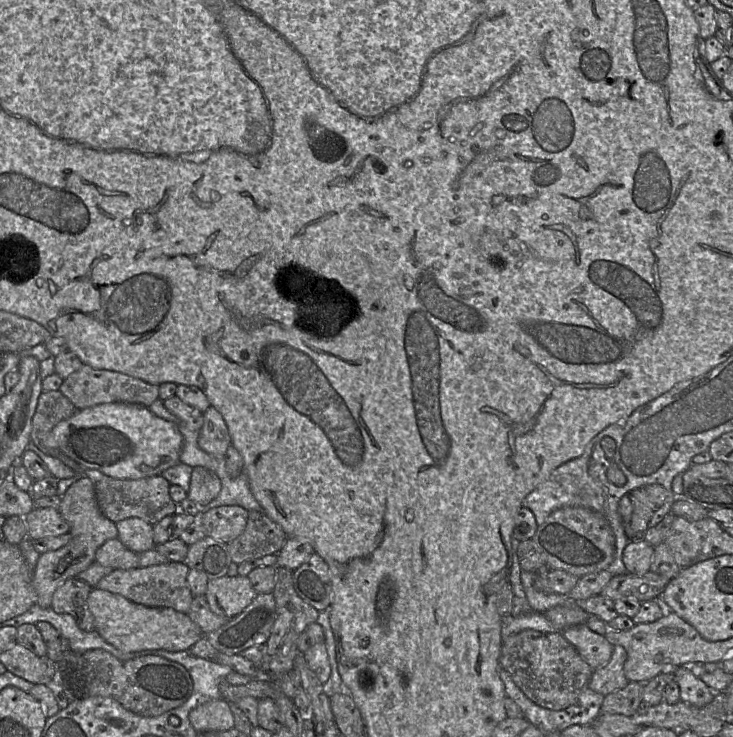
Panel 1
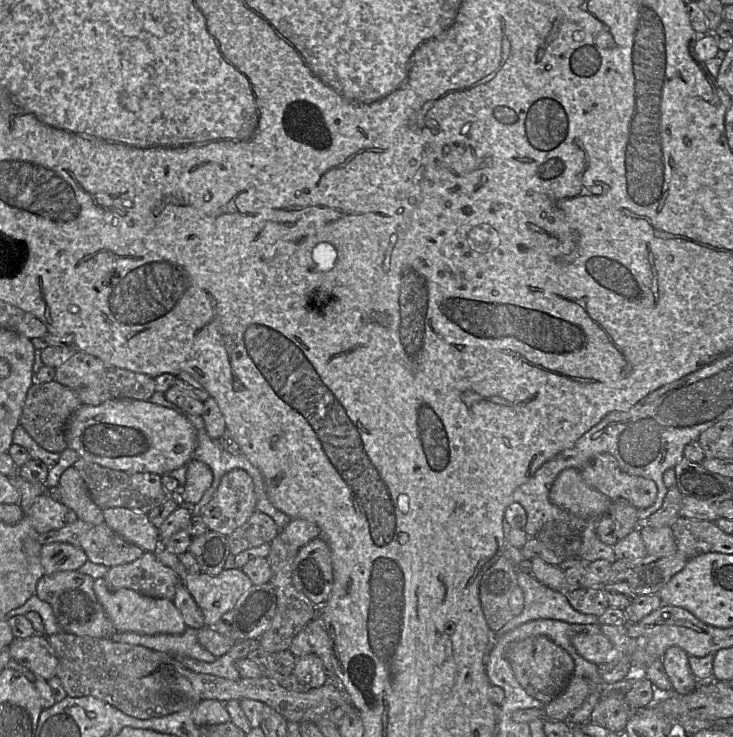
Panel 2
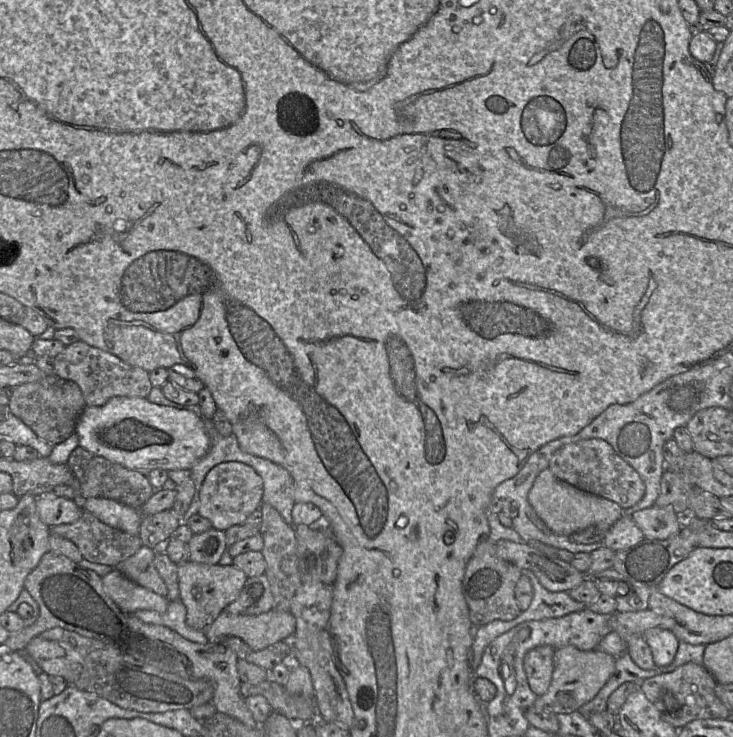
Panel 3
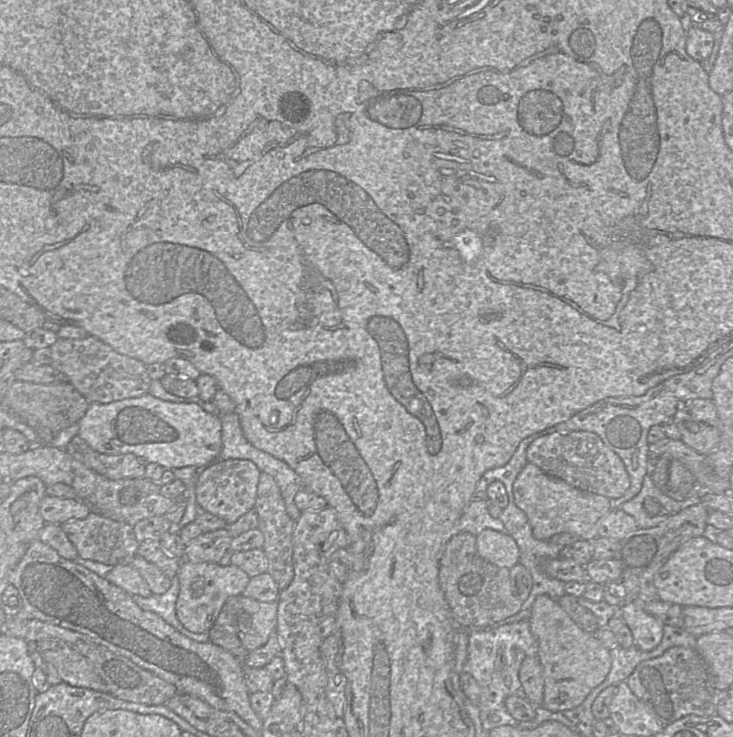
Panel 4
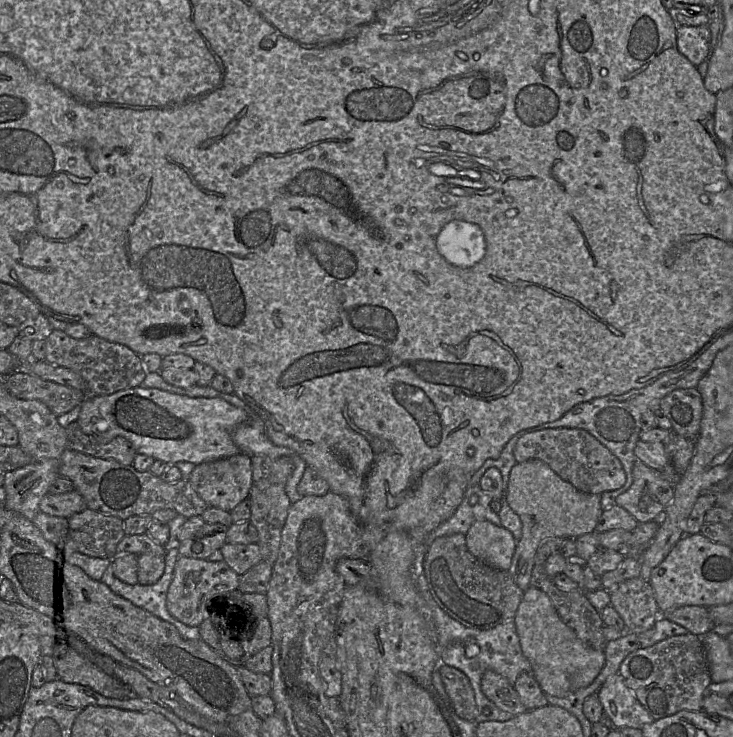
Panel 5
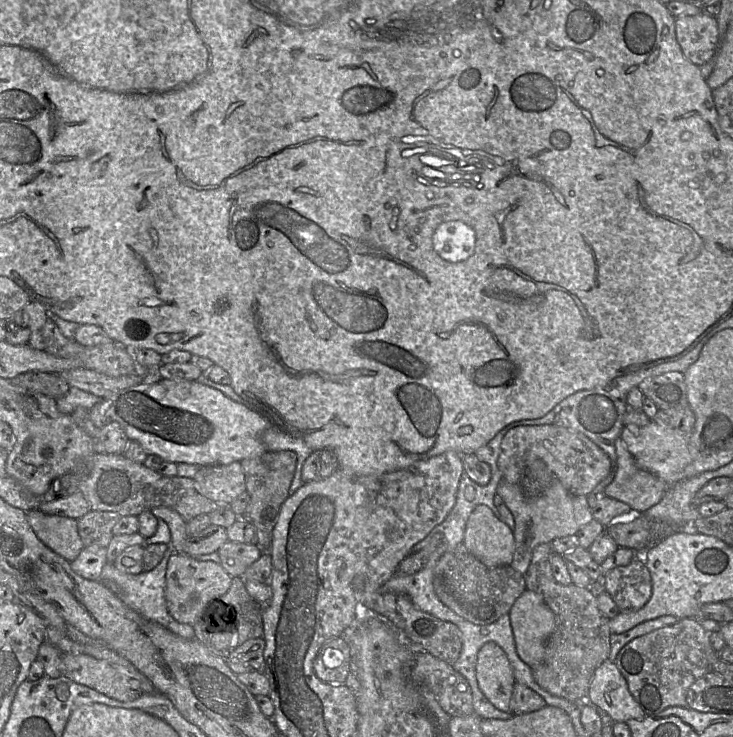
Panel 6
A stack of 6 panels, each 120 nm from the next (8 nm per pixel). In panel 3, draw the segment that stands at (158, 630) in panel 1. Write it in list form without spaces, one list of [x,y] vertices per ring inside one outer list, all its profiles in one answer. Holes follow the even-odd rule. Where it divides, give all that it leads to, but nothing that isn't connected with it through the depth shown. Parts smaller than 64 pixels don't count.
[[[115,568],[102,577],[102,583],[106,594],[124,613],[135,614],[144,610],[158,613],[167,611],[170,601],[166,597],[136,584]]]

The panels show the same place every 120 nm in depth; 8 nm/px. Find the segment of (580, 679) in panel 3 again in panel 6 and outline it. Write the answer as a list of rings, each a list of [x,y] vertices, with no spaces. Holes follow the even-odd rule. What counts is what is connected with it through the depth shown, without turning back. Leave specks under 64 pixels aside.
[[[525,589],[509,611],[516,652],[531,668],[540,664],[555,618],[538,593]]]

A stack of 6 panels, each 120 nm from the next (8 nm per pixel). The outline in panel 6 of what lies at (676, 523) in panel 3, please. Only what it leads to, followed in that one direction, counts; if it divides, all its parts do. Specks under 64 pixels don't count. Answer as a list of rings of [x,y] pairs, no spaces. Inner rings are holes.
[[[621,437],[615,441],[617,467],[605,494],[630,506],[633,514],[643,515],[663,498],[668,485],[654,474],[639,468]]]

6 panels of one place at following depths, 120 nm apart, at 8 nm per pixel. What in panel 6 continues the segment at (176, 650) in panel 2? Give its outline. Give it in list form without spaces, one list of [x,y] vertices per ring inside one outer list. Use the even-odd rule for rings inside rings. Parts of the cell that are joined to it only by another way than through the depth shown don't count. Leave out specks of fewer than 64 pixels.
[[[169,547],[161,562],[151,571],[140,574],[126,574],[115,568],[114,563],[107,563],[102,570],[100,581],[113,582],[118,588],[118,595],[126,606],[139,613],[144,619],[155,622],[174,634],[190,639],[195,638],[194,626],[176,621],[166,606],[166,569],[170,555],[174,551]]]

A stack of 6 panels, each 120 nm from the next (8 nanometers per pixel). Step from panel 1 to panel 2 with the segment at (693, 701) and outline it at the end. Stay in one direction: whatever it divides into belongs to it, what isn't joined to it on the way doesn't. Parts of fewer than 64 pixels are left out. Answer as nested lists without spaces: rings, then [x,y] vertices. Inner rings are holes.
[[[678,646],[669,647],[664,653],[662,664],[672,684],[672,690],[677,694],[689,694],[699,684],[690,669],[689,655]]]

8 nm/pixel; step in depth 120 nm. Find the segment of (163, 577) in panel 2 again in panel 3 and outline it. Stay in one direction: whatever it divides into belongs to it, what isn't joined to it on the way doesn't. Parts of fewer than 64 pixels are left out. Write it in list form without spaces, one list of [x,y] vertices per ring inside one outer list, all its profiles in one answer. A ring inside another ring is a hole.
[[[142,546],[136,554],[119,563],[115,569],[136,584],[166,597],[168,588],[155,565],[156,550]]]

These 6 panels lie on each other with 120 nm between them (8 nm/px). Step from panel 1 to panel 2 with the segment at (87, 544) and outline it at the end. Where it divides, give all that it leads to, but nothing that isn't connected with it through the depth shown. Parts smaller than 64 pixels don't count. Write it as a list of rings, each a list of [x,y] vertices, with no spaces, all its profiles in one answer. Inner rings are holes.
[[[73,466],[67,468],[59,480],[61,502],[72,509],[79,520],[99,525],[105,522],[103,510],[91,499],[87,485],[79,471]],[[51,543],[42,545],[40,560],[44,575],[59,571],[76,571],[88,561],[83,549],[69,543]]]

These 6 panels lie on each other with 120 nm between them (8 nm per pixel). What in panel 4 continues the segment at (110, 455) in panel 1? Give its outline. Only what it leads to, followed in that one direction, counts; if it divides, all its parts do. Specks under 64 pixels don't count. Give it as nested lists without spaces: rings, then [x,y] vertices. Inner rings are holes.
[[[146,393],[107,404],[91,403],[79,423],[79,436],[95,451],[106,455],[132,453],[144,464],[157,463],[165,469],[201,467],[217,461],[222,450],[222,422],[219,414],[210,414],[195,403],[170,402]]]

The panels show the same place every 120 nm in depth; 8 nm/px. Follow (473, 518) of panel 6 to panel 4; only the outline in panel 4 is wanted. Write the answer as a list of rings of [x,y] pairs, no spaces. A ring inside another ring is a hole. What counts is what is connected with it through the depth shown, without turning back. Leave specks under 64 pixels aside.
[[[484,529],[476,536],[476,548],[484,560],[499,568],[511,569],[519,563],[518,545],[508,534]]]

